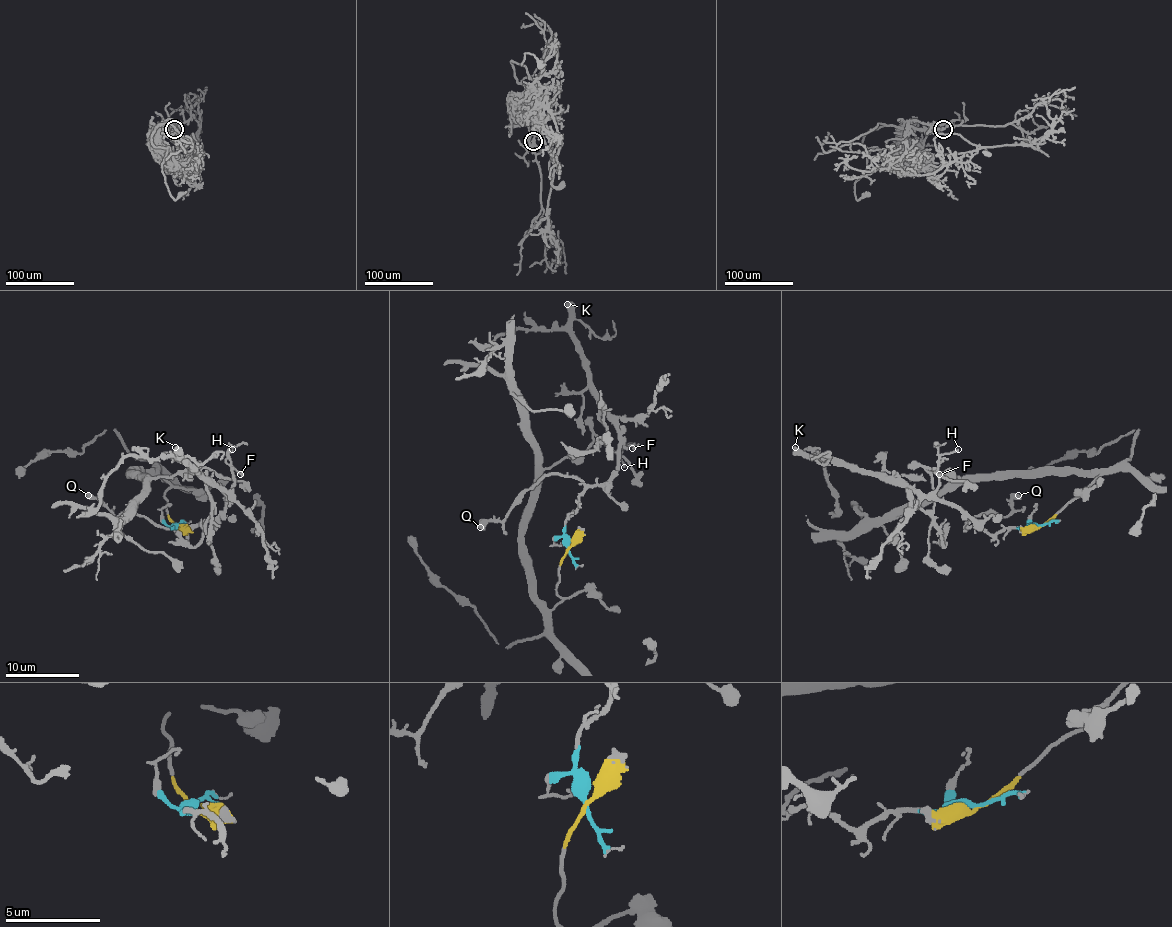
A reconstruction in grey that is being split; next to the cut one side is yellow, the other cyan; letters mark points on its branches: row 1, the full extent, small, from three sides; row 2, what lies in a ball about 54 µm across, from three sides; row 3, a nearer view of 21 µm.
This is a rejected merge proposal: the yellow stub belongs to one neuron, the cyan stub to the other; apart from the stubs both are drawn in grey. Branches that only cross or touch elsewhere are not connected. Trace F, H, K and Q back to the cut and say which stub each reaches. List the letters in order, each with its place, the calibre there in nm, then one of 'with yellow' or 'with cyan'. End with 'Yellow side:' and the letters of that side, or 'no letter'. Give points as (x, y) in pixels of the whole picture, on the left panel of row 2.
F: at (240, 474); 170 nm thick; with cyan
H: at (232, 449); 160 nm thick; with cyan
K: at (175, 447); 550 nm thick; with cyan
Q: at (88, 495); 600 nm thick; with cyan
Yellow side: no letter

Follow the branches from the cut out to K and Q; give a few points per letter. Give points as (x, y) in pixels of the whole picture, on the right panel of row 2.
K: (1039, 526), (988, 533), (956, 508), (929, 500), (873, 473), (827, 458), (805, 458), (794, 447)
Q: (1039, 526), (1004, 528), (995, 533), (965, 526), (984, 513), (1006, 517), (1012, 511), (1012, 498), (1019, 495)

